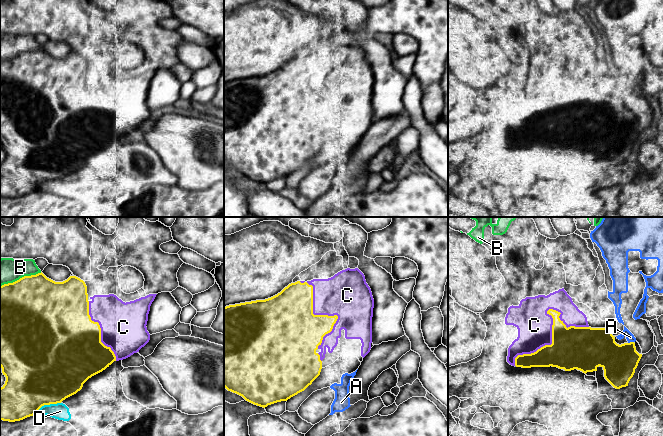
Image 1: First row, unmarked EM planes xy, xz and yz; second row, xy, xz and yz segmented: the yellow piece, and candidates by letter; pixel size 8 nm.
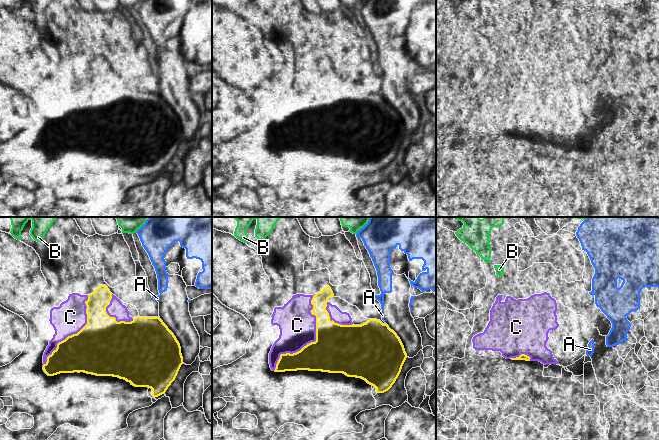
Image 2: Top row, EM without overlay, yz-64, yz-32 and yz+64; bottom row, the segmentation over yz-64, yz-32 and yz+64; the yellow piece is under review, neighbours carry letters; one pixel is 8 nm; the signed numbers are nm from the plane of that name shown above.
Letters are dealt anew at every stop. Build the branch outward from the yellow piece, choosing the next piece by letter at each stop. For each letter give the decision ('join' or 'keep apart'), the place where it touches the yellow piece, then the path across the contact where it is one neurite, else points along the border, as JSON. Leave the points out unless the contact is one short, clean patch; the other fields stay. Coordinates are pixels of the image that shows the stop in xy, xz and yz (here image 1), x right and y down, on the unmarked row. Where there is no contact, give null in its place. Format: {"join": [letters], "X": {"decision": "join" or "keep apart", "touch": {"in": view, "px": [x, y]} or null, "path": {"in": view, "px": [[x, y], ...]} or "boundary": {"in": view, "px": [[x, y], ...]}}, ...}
{"join": ["C"], "A": {"decision": "keep apart", "touch": {"in": "yz", "px": [630, 118]}}, "B": {"decision": "keep apart", "touch": {"in": "xy", "px": [20, 54]}}, "C": {"decision": "join", "touch": {"in": "yz", "px": [552, 101]}}, "D": {"decision": "keep apart", "touch": {"in": "xy", "px": [47, 180]}}}

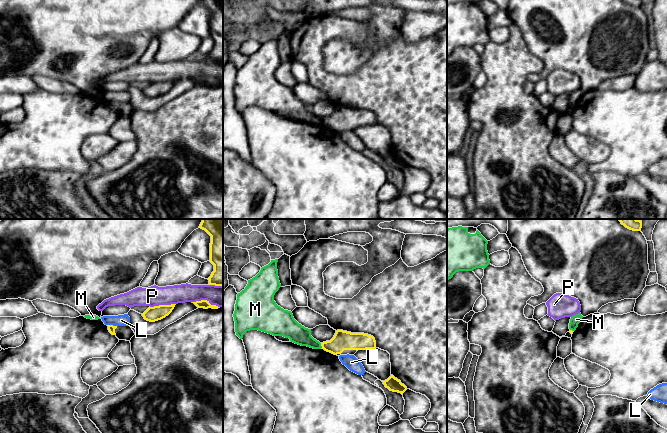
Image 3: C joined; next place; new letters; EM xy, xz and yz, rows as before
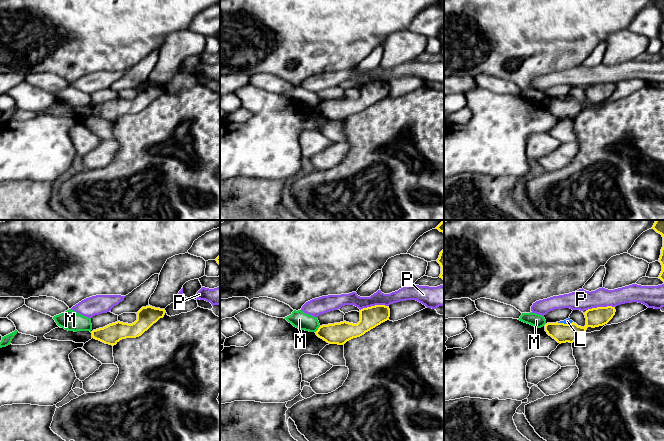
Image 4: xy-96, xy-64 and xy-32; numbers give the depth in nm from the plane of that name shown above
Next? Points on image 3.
{"join": [], "L": {"decision": "keep apart", "touch": {"in": "xy", "px": [112, 101]}}, "M": {"decision": "keep apart", "touch": {"in": "xz", "px": [321, 121]}, "boundary": {"in": "xz", "px": [[320, 119], [322, 123]]}}, "P": {"decision": "keep apart", "touch": {"in": "xy", "px": [205, 76]}}}

